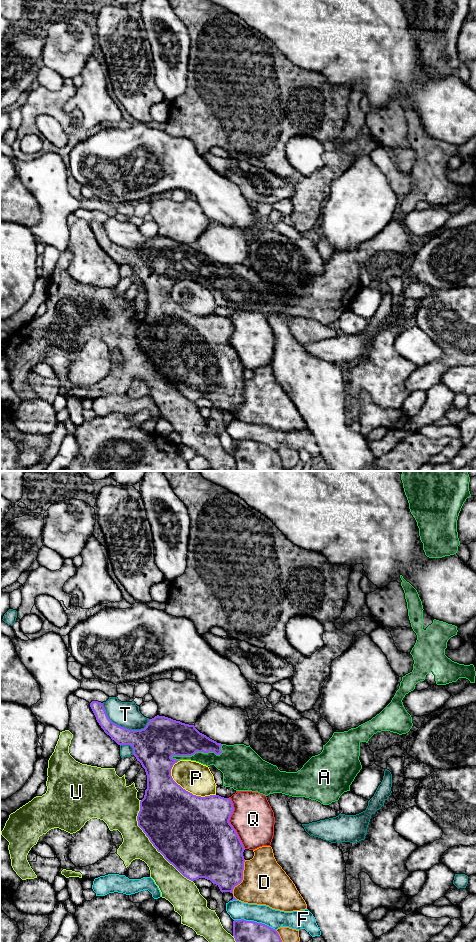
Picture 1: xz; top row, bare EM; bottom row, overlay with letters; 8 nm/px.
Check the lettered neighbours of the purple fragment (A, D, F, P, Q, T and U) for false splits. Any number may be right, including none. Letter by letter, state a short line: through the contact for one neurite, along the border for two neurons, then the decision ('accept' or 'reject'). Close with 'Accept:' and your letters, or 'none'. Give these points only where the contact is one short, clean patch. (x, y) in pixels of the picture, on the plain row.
A: accept
D: reject
F: reject
P: reject
Q: reject
T: reject
U: reject
Accept: A

